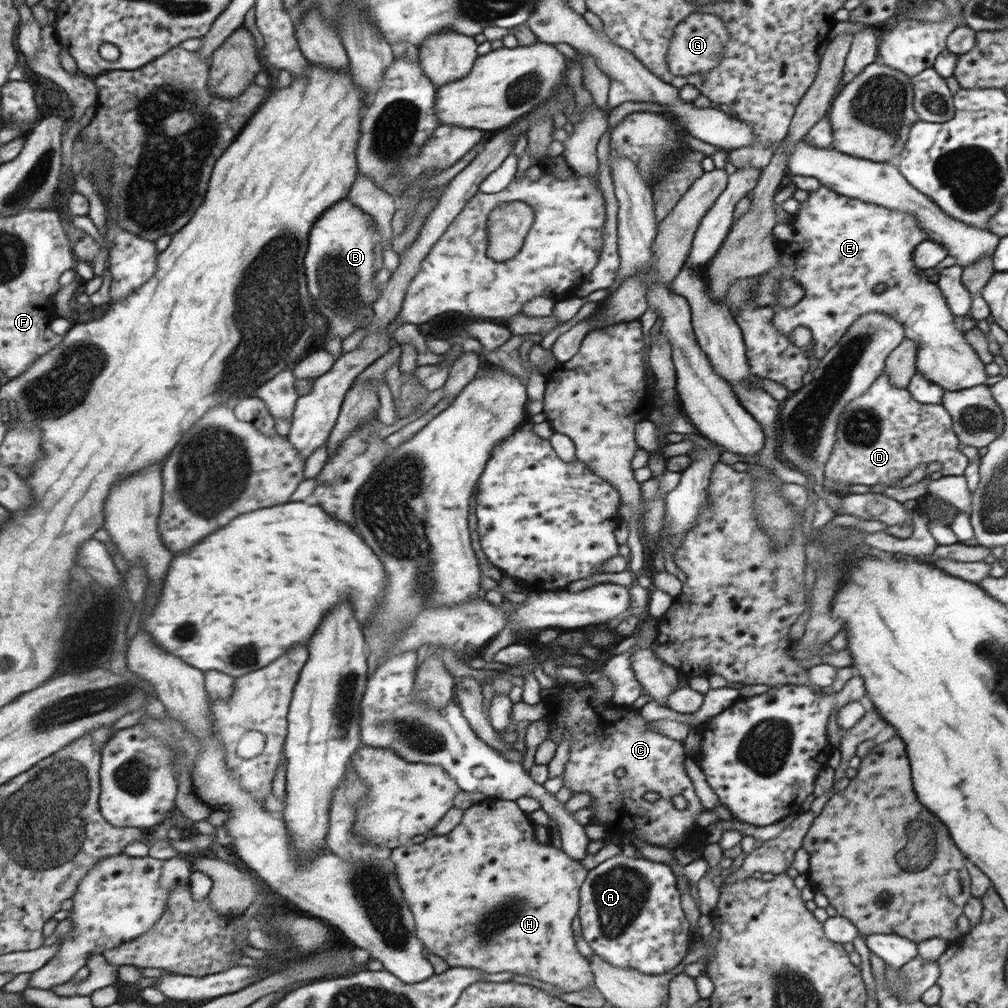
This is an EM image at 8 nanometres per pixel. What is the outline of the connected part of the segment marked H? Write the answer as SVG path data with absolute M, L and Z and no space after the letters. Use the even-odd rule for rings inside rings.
M485 800L477 801L468 810L465 810L461 824L456 826L452 832L433 838L423 838L421 842L397 847L392 851L390 859L396 865L396 879L399 881L405 902L414 913L415 928L419 929L419 940L424 942L424 947L428 948L429 952L446 960L450 967L477 968L488 974L512 972L522 974L522 976L531 976L540 982L553 984L565 993L588 990L590 986L594 986L595 976L592 976L593 972L590 972L591 964L588 964L588 960L576 950L574 936L572 936L572 920L578 912L578 896L582 896L582 882L584 882L584 878L587 878L588 870L581 862L568 856L568 853L562 852L558 848L552 848L552 846L542 846L540 842L536 842L530 820L516 804L517 802L510 802L510 800L496 800L492 804L487 804Z

